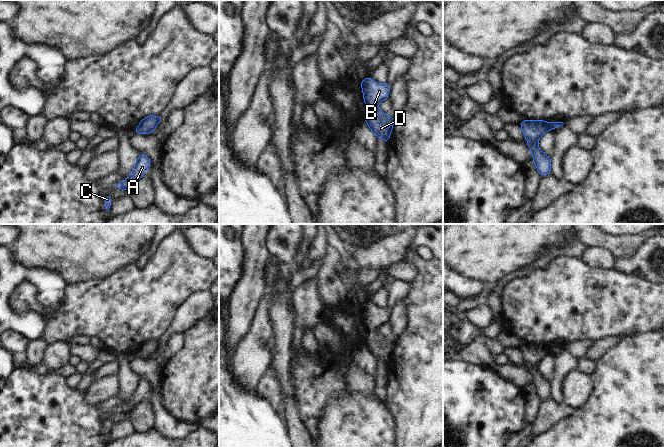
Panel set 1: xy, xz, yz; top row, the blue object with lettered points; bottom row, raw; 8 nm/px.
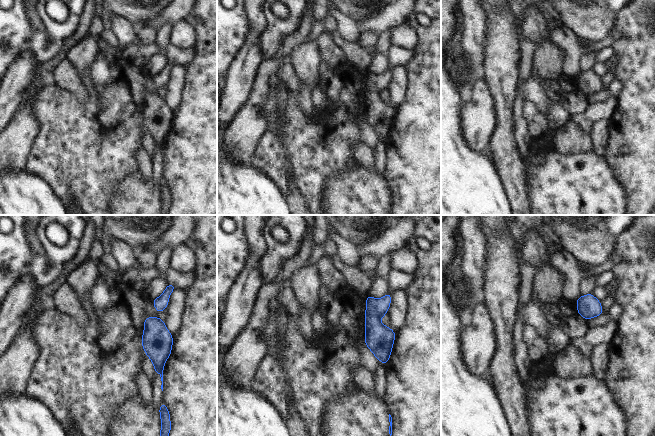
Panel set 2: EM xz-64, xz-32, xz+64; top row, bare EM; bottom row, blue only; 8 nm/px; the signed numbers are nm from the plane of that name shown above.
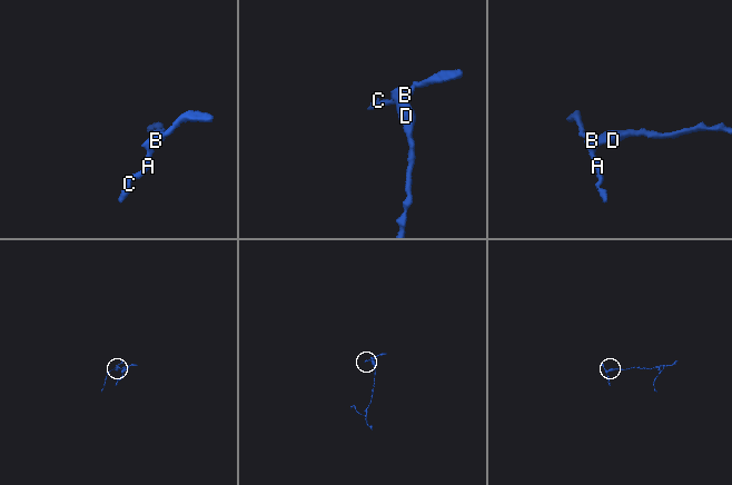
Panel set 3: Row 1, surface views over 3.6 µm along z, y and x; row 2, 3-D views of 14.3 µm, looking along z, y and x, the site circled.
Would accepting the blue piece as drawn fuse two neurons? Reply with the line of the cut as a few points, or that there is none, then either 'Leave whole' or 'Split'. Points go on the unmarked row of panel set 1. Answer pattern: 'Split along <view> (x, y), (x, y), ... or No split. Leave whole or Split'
No split. Leave whole

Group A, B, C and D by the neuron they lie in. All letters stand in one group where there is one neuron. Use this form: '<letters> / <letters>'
A B C D

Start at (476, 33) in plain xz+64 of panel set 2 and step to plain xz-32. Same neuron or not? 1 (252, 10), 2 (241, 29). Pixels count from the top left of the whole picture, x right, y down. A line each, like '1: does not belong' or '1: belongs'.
1: belongs
2: does not belong

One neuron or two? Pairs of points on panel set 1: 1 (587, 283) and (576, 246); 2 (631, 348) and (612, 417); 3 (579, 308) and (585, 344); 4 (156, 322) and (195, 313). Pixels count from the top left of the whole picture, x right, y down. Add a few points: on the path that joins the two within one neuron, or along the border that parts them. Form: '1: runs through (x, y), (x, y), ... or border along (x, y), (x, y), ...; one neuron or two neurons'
1: border along (579, 257), (555, 258); two neurons
2: runs through (631, 365), (631, 398), (629, 400); one neuron
3: border along (595, 340), (576, 339), (569, 343); two neurons
4: border along (186, 298), (176, 310), (171, 324), (161, 338); two neurons

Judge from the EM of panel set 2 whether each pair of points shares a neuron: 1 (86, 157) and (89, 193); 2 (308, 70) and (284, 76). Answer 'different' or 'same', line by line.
1: same
2: different

